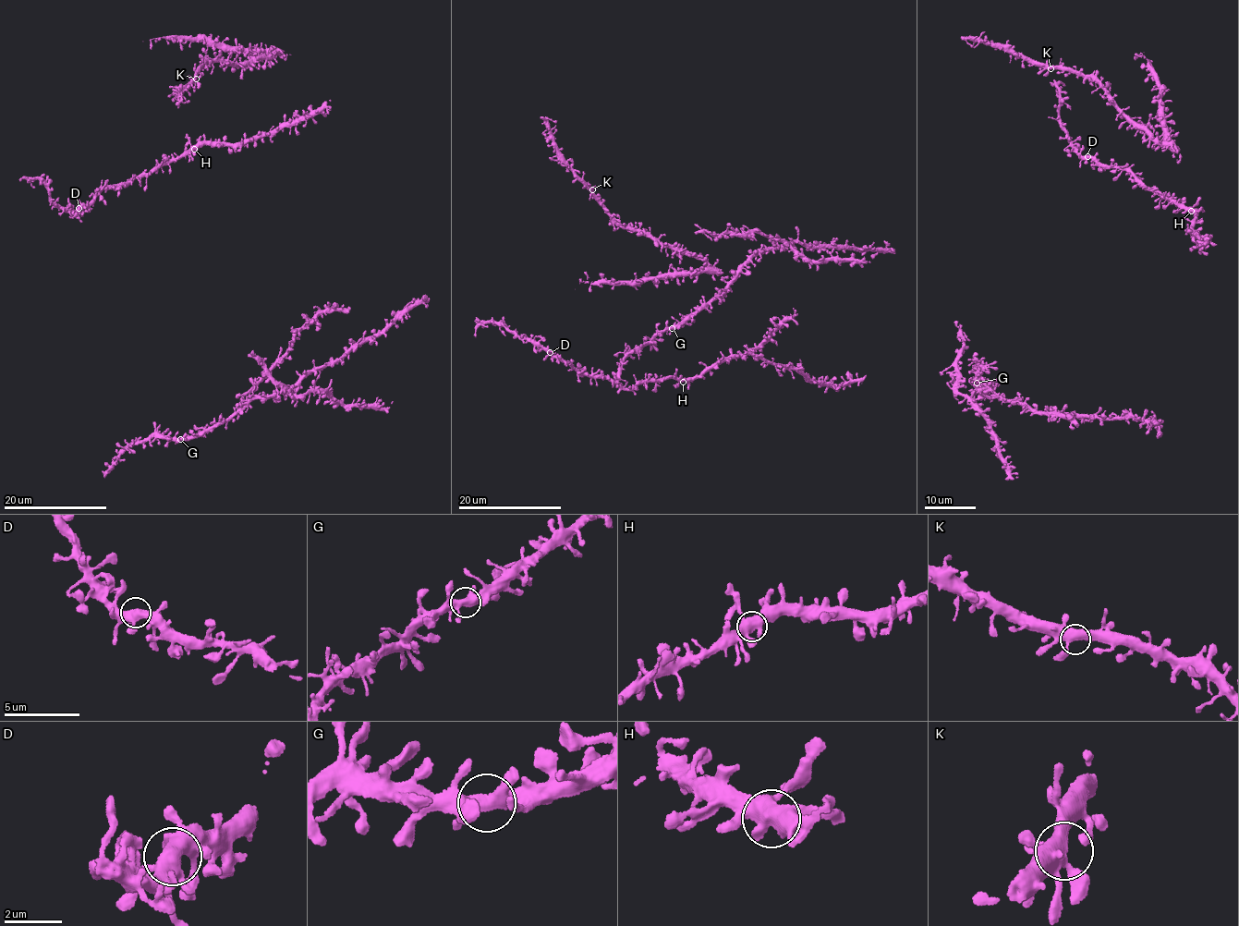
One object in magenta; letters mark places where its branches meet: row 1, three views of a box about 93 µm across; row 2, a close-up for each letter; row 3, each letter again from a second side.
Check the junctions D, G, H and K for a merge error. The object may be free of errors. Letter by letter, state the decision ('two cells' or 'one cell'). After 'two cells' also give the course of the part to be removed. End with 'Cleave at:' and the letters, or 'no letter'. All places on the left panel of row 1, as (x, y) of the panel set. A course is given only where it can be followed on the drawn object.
D: one cell
G: one cell
H: one cell
K: one cell
Cleave at: no letter

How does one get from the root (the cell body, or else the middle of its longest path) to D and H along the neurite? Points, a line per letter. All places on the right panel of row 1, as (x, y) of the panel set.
D: (1194, 232), (1190, 225), (1195, 216), (1190, 207), (1161, 196), (1128, 169), (1087, 156)
H: (1194, 232), (1190, 225), (1195, 216), (1191, 211)

